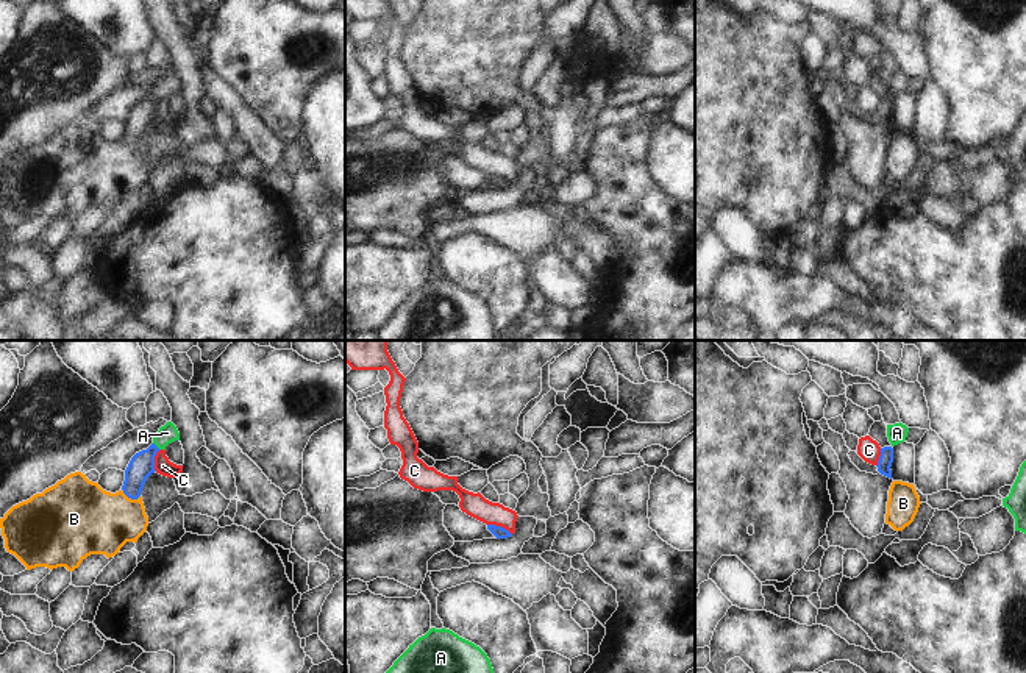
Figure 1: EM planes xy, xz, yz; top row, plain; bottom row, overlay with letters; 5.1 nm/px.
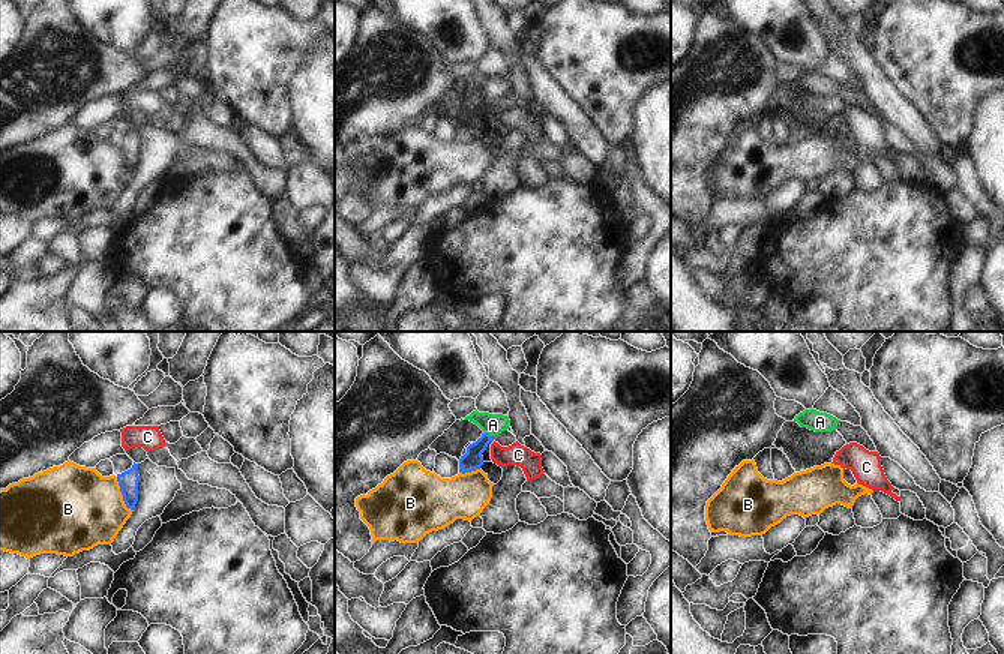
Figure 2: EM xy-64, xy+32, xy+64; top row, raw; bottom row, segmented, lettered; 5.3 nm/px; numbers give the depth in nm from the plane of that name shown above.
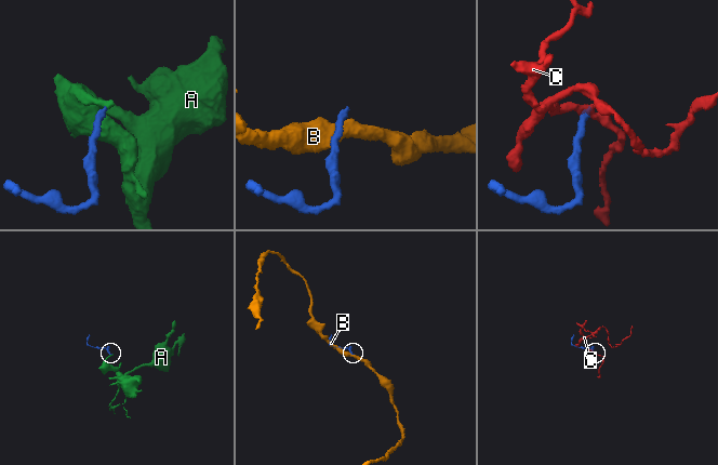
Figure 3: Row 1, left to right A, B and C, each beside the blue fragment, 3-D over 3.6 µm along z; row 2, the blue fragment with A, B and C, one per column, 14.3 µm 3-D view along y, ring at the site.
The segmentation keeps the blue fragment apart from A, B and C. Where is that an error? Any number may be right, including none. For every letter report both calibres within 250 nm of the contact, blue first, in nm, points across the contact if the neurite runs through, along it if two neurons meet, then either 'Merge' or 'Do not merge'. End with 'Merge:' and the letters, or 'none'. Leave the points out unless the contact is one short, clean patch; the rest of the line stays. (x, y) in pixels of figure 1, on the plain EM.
A: Thickness 130 nm (blue) against 90 nm. Path across: xy (141, 116), (155, 96), (167, 83). Merge
B: Thickness 130 nm (blue) against 360 nm. Boundary: xy (122, 139), (131, 149), (139, 147). Do not merge
C: Thickness 60 nm (blue) against 120 nm. Boundary: xz (488, 174), (503, 177), (511, 185). Do not merge
Merge: A.

